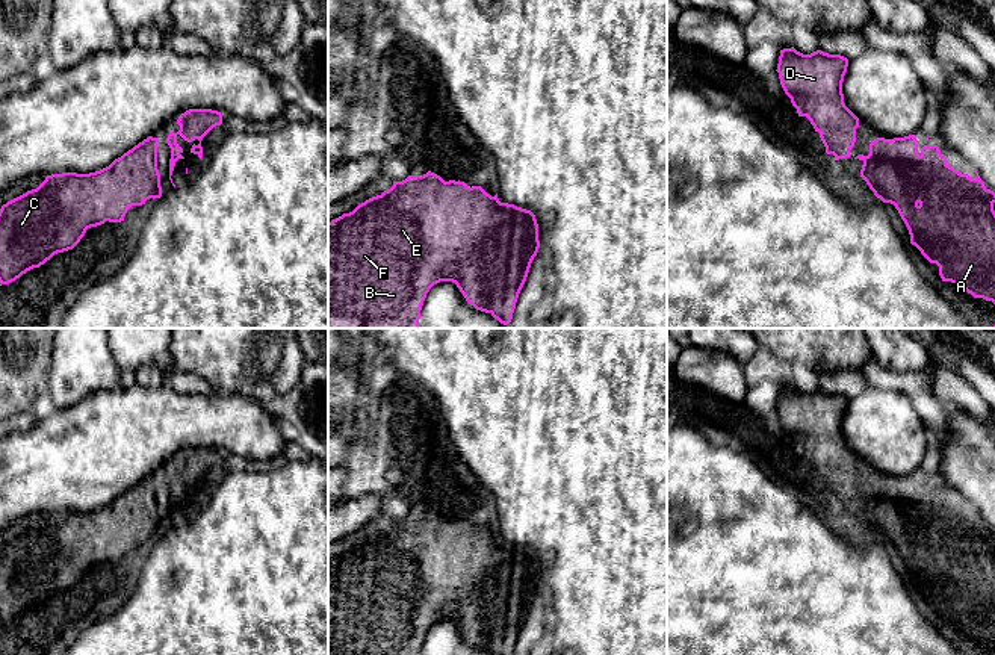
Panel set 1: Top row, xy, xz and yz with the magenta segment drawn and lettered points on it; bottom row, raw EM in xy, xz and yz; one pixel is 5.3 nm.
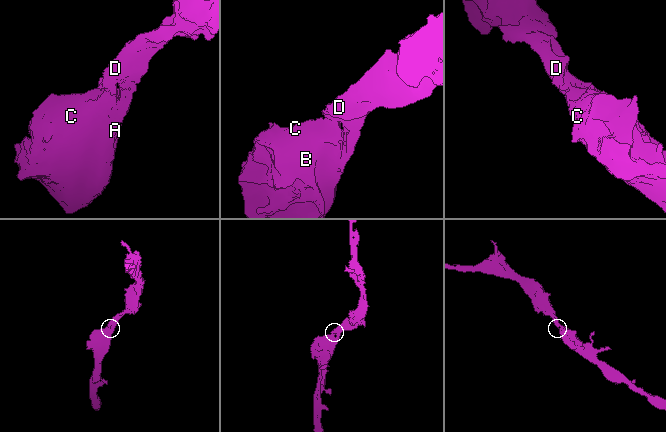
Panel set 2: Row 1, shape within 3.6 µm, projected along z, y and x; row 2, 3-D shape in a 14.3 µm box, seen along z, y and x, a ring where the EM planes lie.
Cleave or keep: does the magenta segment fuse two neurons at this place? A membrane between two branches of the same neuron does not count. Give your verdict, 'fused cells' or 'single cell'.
single cell

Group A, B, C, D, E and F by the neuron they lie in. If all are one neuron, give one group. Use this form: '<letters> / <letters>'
A B C D E F

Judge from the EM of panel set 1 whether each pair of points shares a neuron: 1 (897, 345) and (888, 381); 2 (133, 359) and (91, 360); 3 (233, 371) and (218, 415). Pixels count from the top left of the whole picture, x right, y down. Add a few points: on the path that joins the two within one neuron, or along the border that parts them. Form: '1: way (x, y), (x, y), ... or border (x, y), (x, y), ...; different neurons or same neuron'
1: border (873, 354), (889, 371), (923, 371); different neurons
2: border (106, 344), (120, 368); different neurons
3: border (218, 392), (233, 392), (260, 401); different neurons

